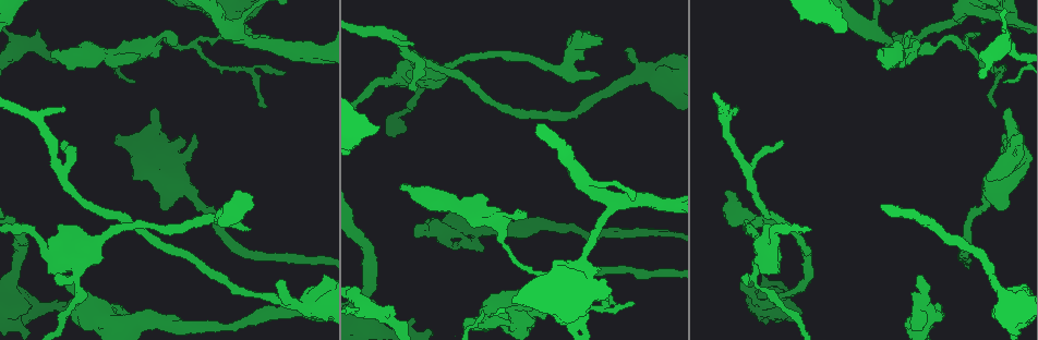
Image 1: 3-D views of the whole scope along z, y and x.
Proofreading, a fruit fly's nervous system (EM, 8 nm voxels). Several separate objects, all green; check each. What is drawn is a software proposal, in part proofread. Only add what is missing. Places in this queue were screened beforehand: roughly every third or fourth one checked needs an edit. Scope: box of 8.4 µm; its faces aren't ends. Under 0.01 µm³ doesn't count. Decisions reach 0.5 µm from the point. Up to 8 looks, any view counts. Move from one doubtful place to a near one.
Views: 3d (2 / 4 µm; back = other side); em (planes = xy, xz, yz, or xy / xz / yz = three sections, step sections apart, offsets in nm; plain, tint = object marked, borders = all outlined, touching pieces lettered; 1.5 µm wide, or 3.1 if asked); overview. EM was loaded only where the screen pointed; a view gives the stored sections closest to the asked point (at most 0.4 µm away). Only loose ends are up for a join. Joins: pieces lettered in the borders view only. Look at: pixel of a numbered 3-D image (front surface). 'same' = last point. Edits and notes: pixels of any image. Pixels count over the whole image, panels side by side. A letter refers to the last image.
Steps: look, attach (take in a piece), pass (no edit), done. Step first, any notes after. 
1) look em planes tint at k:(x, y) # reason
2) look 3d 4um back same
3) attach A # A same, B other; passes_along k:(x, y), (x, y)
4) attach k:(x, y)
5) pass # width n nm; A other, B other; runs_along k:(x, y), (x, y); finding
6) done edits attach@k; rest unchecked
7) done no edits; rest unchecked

look 3d 4um at 1:(1012, 111) # branch stops here

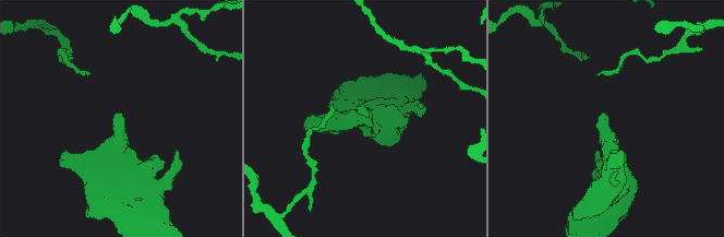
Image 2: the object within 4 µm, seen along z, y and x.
look em xy step 8 borders at 2:(606, 119) # now the EM

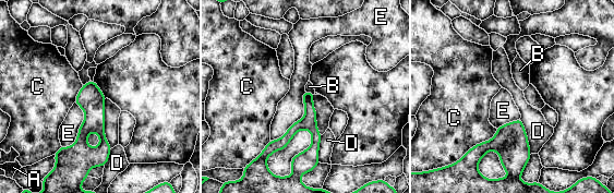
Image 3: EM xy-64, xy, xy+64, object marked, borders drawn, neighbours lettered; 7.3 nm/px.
pass # A other, B other, C other, D other, E other; border 3:(304, 89), (304, 115), (271, 141); none of them fits

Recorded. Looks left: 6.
look em xy step 8 borders at 1:(58, 48)

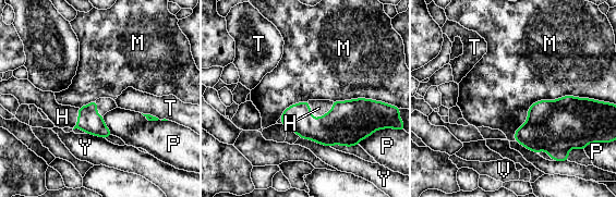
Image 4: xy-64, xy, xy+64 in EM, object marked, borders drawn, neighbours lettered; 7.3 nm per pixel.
attach 4:(318, 108) # H same, M other, P other, T other, V other, Y other; the neuron continues

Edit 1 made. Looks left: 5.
look overview

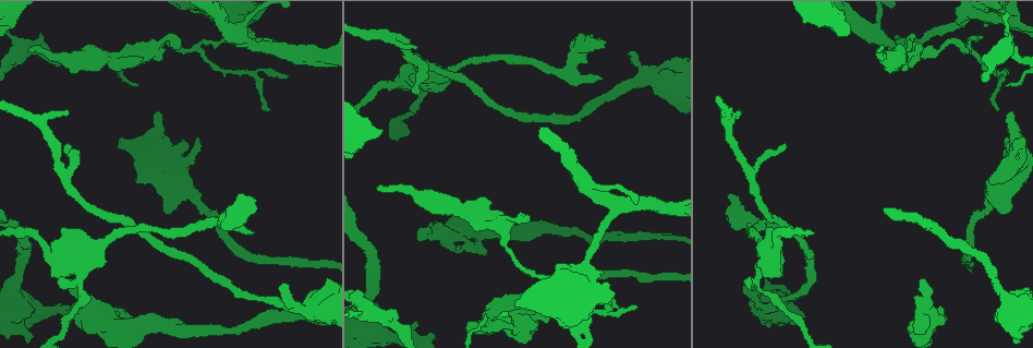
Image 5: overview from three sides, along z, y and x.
look 3d 2um at 5:(67, 146) # an open end

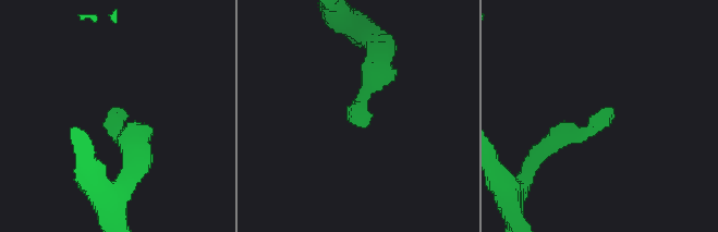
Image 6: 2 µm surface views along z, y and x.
look em planes borders at 6:(123, 116) # need the tissue

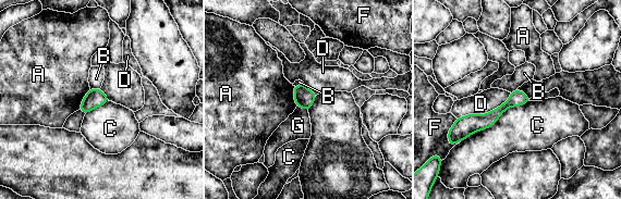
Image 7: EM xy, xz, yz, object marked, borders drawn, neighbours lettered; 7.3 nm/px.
attach 7:(297, 125) # longest_contact C 480 nm; A other, B other, C other, D other, F other, G same; passes_along 7:(304, 98), (303, 108), (297, 125); it goes on there

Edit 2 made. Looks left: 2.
look overview # see it whole again

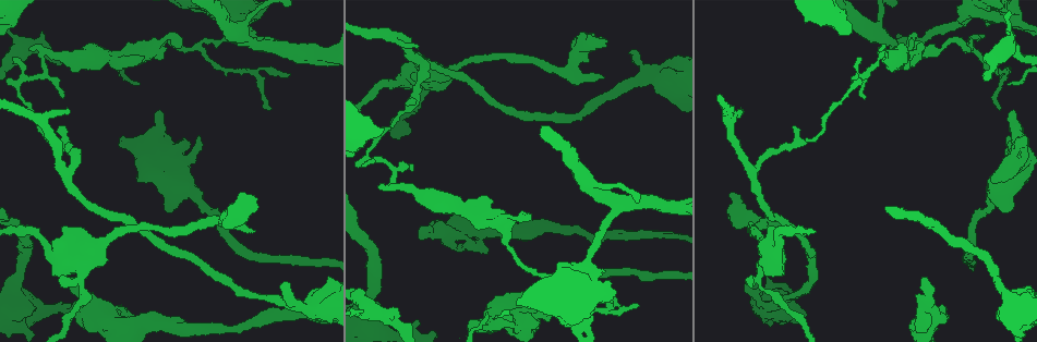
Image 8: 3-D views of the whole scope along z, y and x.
look em planes borders at 8:(602, 78) # an open end

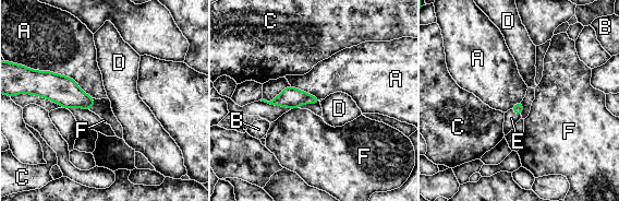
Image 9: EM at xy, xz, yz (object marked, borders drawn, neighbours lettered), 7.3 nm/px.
attach 9:(511, 118) # longest_contact A 460 nm; A other, B other, C other, D other, E same, F other; passes_along 9:(518, 108), (516, 113), (511, 118); it goes on there

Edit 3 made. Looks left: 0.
done edits attach@4, attach@7, attach@9; rest unchecked

